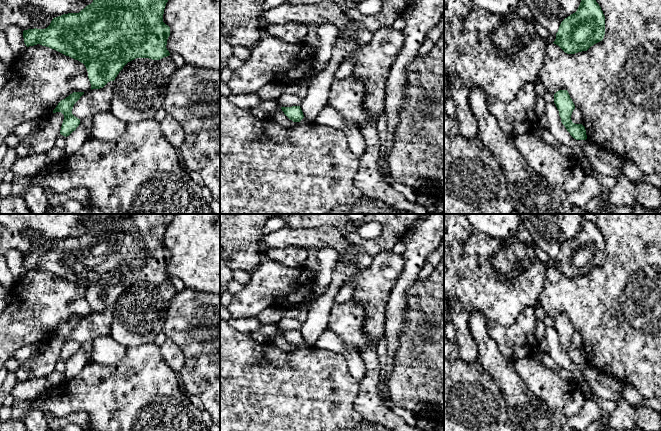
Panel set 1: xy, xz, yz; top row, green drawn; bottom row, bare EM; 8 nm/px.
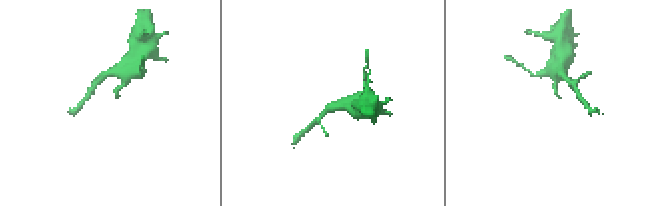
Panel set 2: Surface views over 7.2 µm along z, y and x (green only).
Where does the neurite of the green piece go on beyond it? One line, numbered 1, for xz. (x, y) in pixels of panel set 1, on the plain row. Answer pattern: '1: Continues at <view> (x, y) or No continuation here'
1: No continuation here

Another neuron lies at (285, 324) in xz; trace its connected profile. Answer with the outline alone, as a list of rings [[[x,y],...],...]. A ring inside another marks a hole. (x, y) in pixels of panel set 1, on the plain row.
[[[286,316],[279,320],[277,325],[281,331],[300,330],[302,327],[302,323],[299,320]]]

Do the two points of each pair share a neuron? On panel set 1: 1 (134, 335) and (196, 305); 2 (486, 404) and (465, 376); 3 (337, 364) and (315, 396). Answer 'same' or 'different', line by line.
1: different
2: same
3: same

